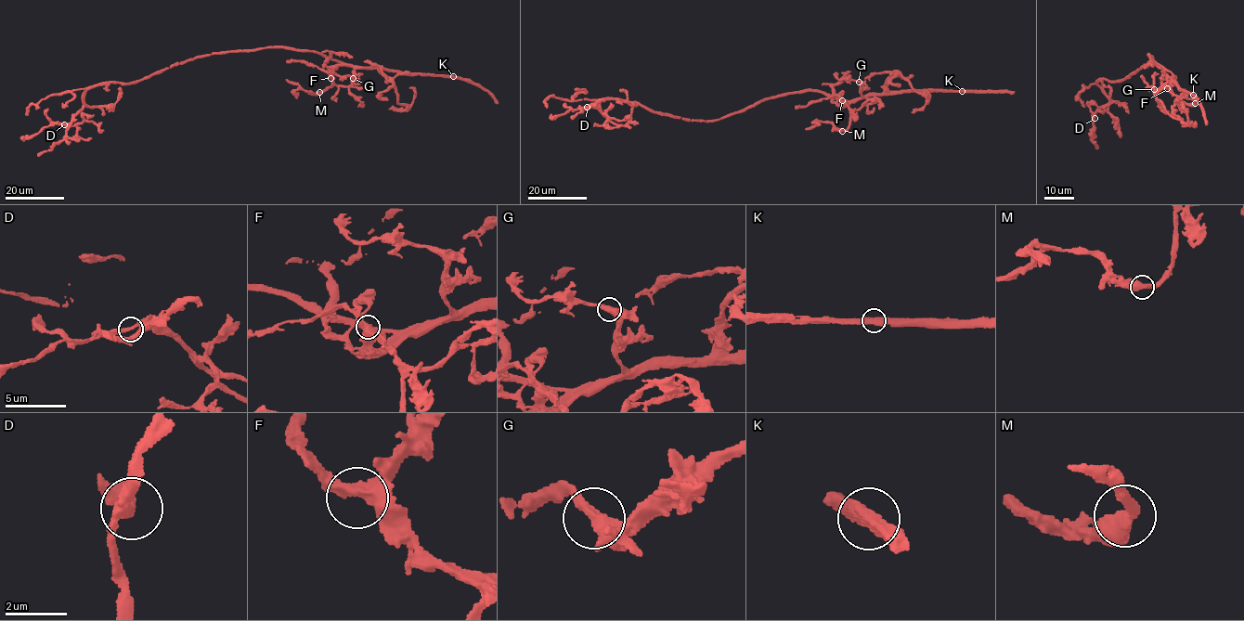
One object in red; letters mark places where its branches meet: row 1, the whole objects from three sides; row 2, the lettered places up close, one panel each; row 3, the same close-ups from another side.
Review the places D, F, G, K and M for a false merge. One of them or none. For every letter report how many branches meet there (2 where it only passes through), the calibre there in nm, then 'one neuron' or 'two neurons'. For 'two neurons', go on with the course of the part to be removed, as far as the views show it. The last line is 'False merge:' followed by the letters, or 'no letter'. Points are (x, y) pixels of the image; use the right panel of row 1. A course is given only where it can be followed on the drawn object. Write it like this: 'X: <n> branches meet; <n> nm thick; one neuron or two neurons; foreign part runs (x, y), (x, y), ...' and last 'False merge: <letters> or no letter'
D: 2 branches meet; 320 nm thick; one neuron
F: 2 branches meet; 480 nm thick; one neuron
G: 2 branches meet; 440 nm thick; one neuron
K: 2 branches meet; 500 nm thick; one neuron
M: 2 branches meet; 480 nm thick; one neuron
False merge: no letter

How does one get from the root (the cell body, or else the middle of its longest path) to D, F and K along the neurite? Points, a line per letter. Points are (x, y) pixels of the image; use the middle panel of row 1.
D: (747, 109), (720, 119), (700, 121), (615, 98), (602, 99), (599, 105), (603, 115), (593, 105), (588, 107)
F: (747, 109), (766, 99), (806, 91), (825, 92), (838, 106), (842, 100)
K: (747, 109), (766, 99), (806, 91), (819, 91), (839, 99), (850, 100), (912, 90), (962, 91)

